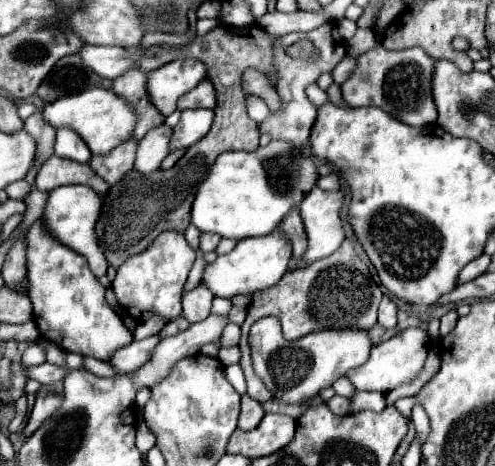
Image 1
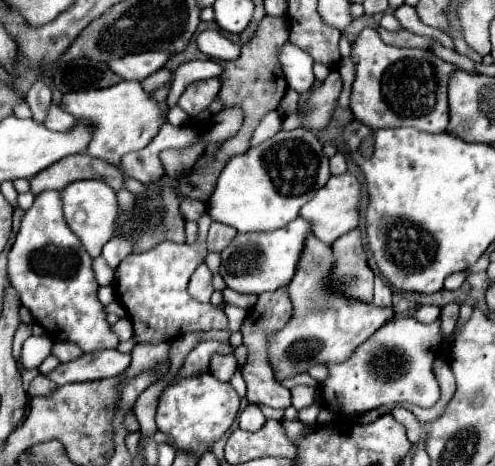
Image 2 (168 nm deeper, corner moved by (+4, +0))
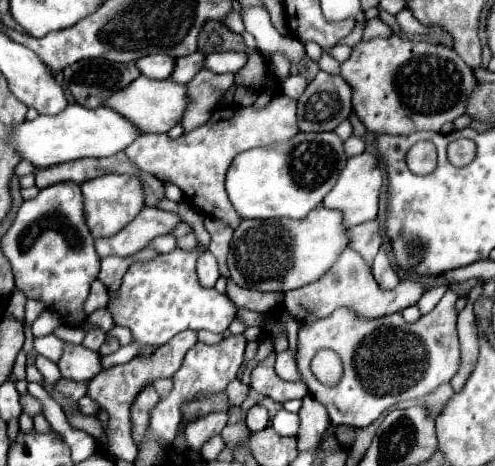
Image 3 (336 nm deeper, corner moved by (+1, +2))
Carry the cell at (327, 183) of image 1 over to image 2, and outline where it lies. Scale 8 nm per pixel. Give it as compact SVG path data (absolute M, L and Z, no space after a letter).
M337 151L333 157L331 157L331 175L341 175L347 171L347 157L343 151Z

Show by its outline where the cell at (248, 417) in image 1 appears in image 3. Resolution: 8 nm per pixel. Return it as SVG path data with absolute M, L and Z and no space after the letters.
M254 405L246 413L246 425L250 431L262 431L268 425L268 411L262 405Z

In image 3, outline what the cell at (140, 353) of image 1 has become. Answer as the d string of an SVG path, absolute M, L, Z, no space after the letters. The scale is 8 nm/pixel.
M66 345L64 355L58 361L58 369L64 379L90 381L102 371L102 357L96 351L84 349L84 345Z

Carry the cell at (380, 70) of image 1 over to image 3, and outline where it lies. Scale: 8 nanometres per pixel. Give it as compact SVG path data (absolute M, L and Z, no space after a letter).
M396 35L390 39L372 39L360 41L354 45L348 61L340 65L340 75L354 89L352 105L364 127L372 133L390 133L390 135L410 135L414 131L440 131L444 123L458 119L464 113L464 105L476 79L472 69L456 55L454 49L430 43L410 43Z

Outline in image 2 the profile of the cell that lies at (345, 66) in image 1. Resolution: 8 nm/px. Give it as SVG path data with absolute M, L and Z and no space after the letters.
M331 69L327 79L321 81L315 89L311 89L309 97L303 103L299 103L299 109L285 117L283 129L287 131L297 127L305 127L311 131L325 129L333 117L341 89L343 89L343 81L339 77L339 71Z

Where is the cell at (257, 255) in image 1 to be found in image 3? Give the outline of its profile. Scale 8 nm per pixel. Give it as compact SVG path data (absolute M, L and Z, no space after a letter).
M316 207L312 213L308 213L304 219L246 219L242 221L232 237L230 253L228 253L228 271L234 283L238 283L244 289L256 289L256 291L290 291L298 289L302 285L308 285L316 281L320 275L324 275L336 257L346 249L346 229L342 227L342 213Z

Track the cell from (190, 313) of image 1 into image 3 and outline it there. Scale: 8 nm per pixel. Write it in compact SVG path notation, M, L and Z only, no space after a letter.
M206 251L200 259L198 259L198 279L200 279L200 285L204 287L214 287L214 283L218 281L220 273L218 273L218 265L216 265L216 259L212 257L210 251Z

